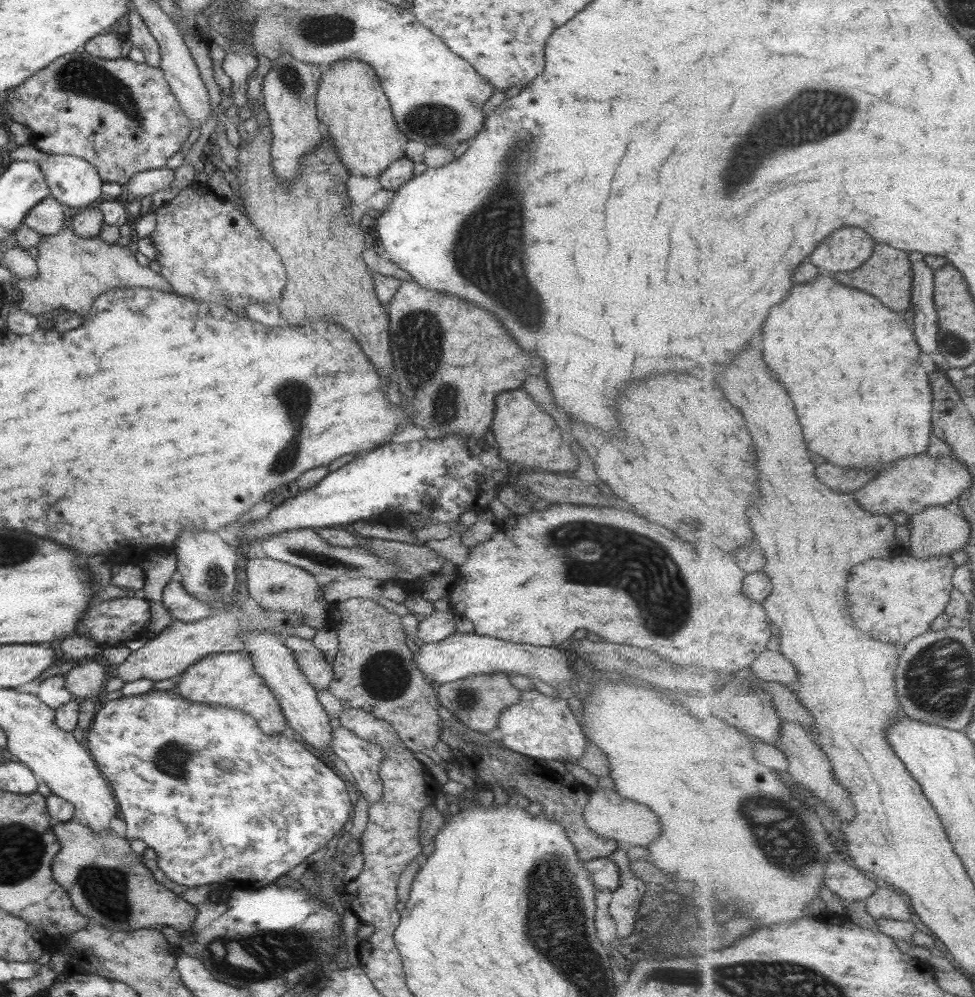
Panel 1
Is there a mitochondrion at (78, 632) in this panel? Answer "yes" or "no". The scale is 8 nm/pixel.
no

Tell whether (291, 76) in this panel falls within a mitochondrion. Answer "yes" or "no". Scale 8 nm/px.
yes

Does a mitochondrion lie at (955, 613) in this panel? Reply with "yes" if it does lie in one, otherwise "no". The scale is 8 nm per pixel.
no

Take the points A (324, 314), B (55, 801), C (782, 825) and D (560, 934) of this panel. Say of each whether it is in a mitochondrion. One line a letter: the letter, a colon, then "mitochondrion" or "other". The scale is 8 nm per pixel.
A: other
B: other
C: mitochondrion
D: mitochondrion

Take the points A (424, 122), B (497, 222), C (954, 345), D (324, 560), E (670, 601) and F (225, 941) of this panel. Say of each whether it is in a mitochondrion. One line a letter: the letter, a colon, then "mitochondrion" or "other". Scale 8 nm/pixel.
A: mitochondrion
B: mitochondrion
C: mitochondrion
D: mitochondrion
E: mitochondrion
F: other

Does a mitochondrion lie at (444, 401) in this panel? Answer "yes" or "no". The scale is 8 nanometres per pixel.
yes

